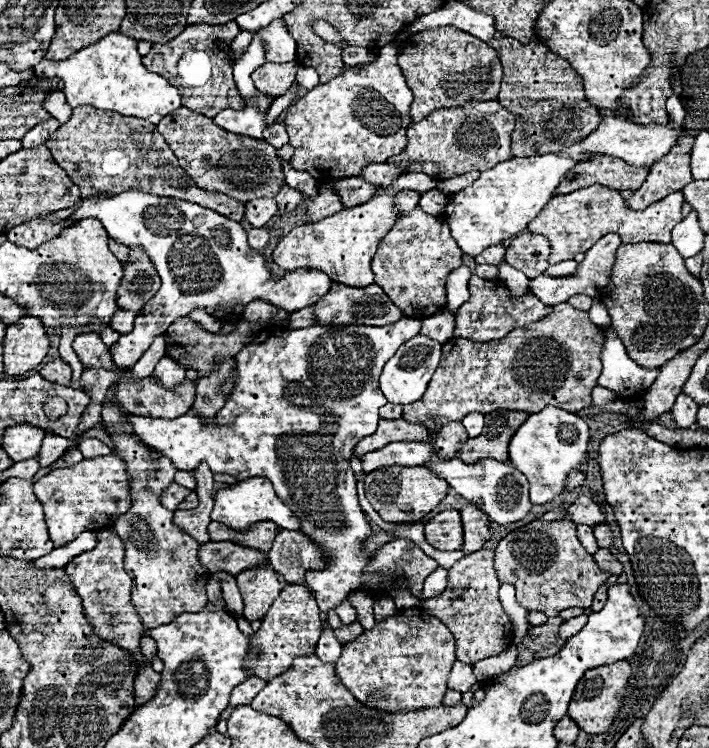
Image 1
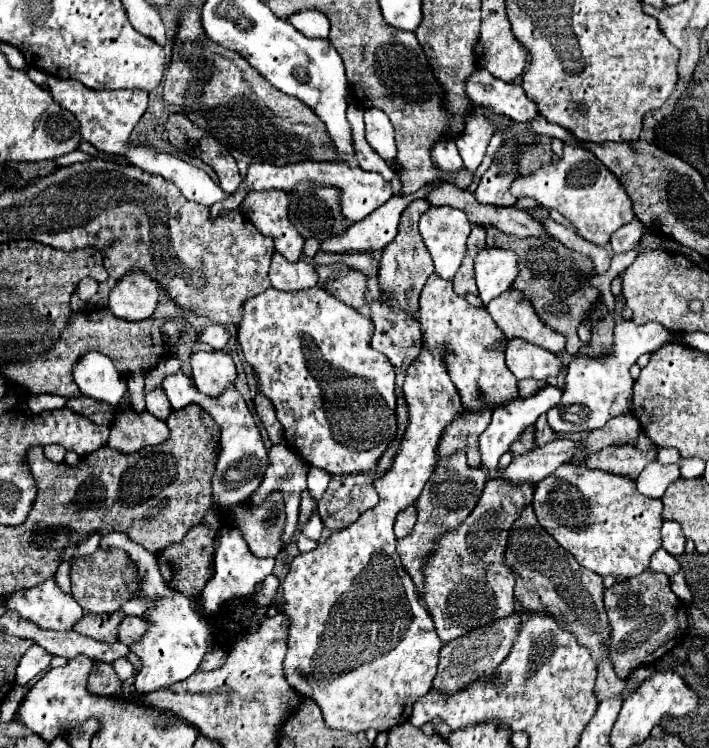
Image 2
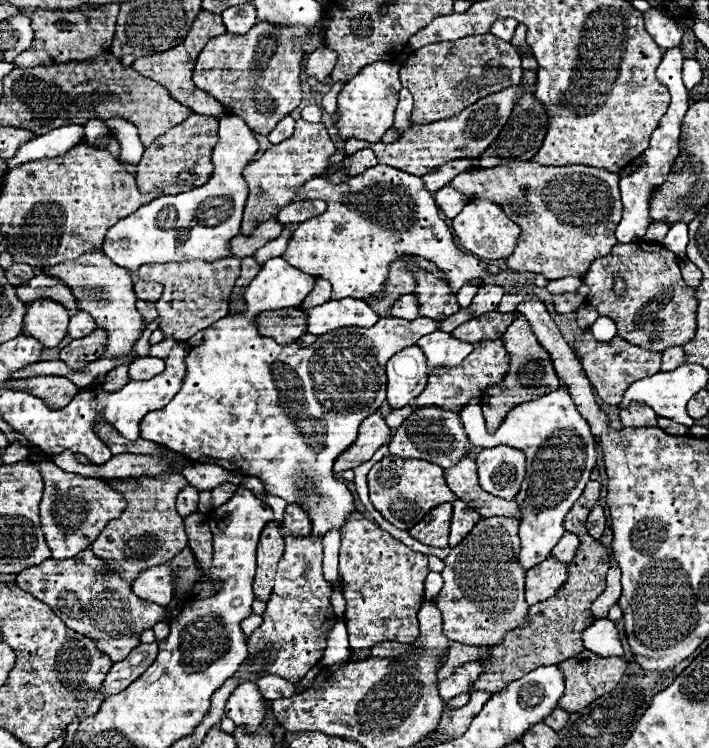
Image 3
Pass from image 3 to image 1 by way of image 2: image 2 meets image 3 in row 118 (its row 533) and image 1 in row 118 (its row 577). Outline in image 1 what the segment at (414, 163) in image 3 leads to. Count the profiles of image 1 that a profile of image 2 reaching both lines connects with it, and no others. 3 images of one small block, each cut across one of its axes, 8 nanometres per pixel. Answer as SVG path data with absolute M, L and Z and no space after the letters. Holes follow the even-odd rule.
M496 100L468 102L460 108L442 108L430 112L422 122L412 124L406 130L408 144L398 154L386 162L400 166L402 172L424 172L436 180L468 174L472 170L488 170L496 162L512 158L510 134L514 130L514 118Z

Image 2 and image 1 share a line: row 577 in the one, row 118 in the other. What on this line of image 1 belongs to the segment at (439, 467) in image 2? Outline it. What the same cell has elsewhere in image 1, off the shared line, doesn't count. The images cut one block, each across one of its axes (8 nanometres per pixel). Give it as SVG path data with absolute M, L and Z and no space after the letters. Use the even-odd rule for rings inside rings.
M452 26L412 34L404 42L398 64L406 76L406 84L414 94L410 106L412 122L420 122L432 110L444 106L464 106L474 100L496 100L502 82L502 64L494 48Z

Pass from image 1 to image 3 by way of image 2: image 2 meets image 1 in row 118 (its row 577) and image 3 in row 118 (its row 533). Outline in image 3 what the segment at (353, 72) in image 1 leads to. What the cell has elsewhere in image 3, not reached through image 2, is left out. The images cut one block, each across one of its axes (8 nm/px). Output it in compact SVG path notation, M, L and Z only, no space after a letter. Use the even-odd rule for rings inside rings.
M374 62L356 74L350 82L344 84L342 92L338 94L338 108L334 124L338 126L338 134L342 140L358 138L366 142L380 142L386 130L394 124L394 110L398 104L398 92L402 84L398 80L398 64L390 62Z

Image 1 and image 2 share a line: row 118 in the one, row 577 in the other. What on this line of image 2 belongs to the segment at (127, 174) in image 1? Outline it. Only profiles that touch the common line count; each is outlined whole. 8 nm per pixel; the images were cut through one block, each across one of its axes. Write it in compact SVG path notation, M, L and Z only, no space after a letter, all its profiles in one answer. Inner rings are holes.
M98 548L90 556L72 560L70 580L72 580L72 596L84 608L84 612L88 610L94 614L112 614L118 612L124 602L136 596L140 574L136 564L132 564L126 552L118 548Z

